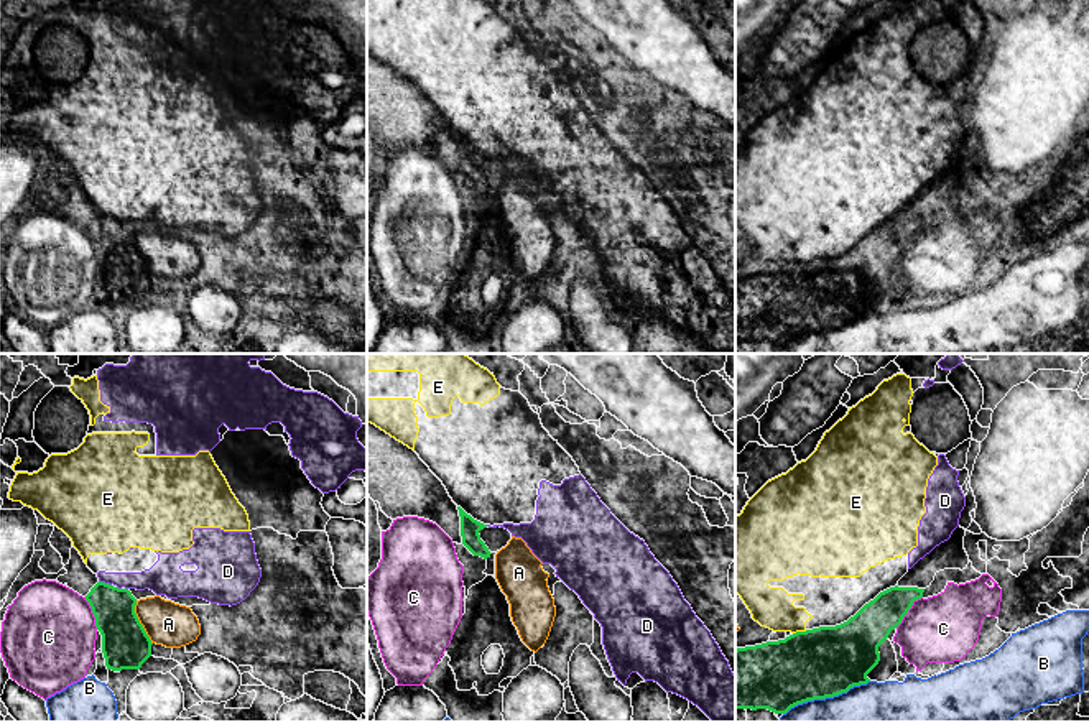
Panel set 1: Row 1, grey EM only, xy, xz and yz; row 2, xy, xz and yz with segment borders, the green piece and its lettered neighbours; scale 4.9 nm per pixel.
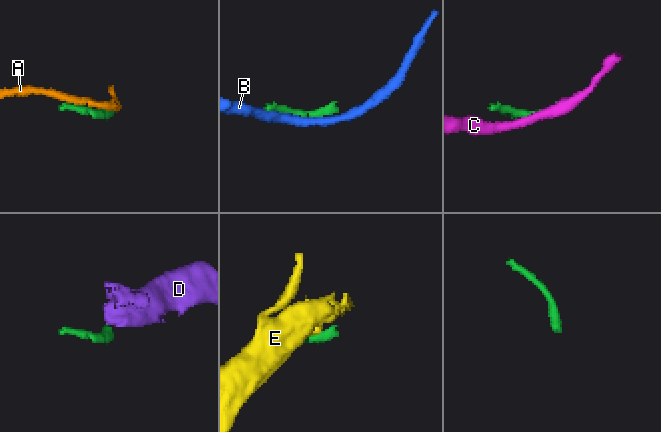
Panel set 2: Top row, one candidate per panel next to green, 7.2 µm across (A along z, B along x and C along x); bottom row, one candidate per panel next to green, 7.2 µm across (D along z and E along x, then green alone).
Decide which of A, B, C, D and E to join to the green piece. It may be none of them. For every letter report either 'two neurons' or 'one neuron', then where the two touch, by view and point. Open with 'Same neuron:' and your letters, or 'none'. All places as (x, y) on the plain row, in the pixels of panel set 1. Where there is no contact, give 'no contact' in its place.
Same neuron: none
A: two neurons | xy (139, 254)
B: two neurons | yz (826, 328)
C: two neurons | yz (908, 240)
D: two neurons | xy (104, 214)
E: two neurons | yz (800, 263)

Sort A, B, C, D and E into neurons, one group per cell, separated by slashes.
A / B / C / D E

